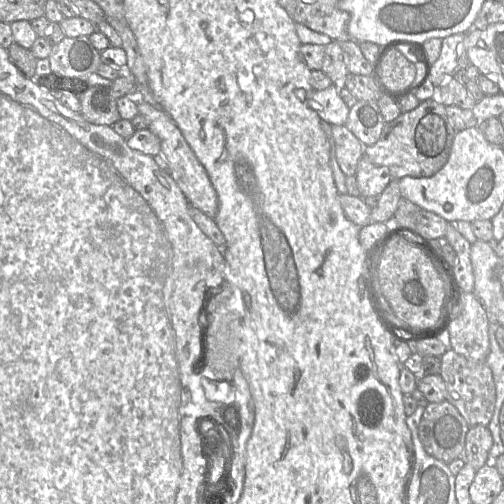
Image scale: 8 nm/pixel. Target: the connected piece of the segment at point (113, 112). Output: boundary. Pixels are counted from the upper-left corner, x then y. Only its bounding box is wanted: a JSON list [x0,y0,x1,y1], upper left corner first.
[79,86,121,126]

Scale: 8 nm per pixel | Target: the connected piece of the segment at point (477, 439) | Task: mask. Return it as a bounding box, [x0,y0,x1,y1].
[461,426,493,470]

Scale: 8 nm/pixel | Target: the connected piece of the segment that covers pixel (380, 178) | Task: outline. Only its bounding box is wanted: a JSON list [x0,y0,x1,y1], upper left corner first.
[355,153,392,197]

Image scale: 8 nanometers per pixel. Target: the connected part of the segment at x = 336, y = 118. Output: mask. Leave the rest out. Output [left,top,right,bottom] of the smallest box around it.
[309,83,349,125]

